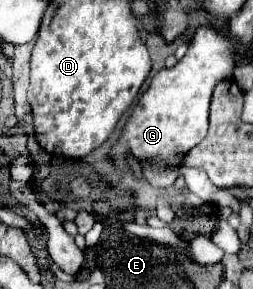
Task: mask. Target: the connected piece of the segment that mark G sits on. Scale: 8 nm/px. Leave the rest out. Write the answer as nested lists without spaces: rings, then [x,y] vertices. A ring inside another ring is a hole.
[[[199,27],[195,31],[193,41],[189,43],[189,51],[185,53],[185,57],[177,61],[175,67],[161,69],[153,77],[149,89],[143,93],[131,119],[127,121],[119,143],[111,151],[111,157],[119,163],[125,163],[127,153],[131,151],[131,155],[143,161],[163,161],[181,165],[183,155],[191,147],[199,145],[207,135],[209,101],[215,85],[223,79],[229,79],[235,67],[235,43],[213,27]]]

